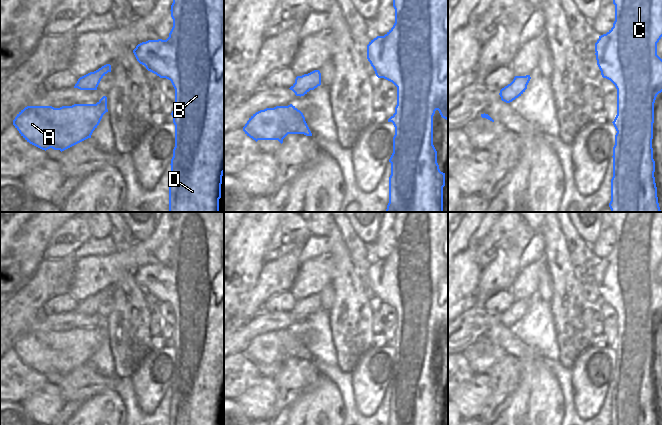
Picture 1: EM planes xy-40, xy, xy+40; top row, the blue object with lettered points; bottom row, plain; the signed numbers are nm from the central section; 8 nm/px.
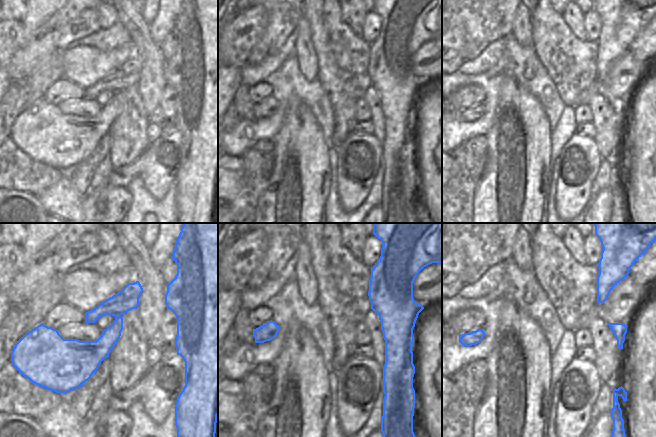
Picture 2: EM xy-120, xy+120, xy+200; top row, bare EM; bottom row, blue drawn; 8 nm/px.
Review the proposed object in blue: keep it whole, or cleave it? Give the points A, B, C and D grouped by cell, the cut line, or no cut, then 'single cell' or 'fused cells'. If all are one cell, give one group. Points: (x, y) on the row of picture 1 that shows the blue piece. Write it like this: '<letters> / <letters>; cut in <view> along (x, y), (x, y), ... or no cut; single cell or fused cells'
A / B C D; cut in xy-40 along (136, 47), (147, 49), (151, 59), (144, 65); fused cells

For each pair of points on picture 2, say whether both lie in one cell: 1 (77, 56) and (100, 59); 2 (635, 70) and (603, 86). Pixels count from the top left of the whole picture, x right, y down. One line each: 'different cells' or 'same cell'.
1: same cell
2: same cell

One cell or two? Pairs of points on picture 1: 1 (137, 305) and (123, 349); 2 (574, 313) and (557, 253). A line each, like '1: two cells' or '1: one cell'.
1: one cell
2: one cell

